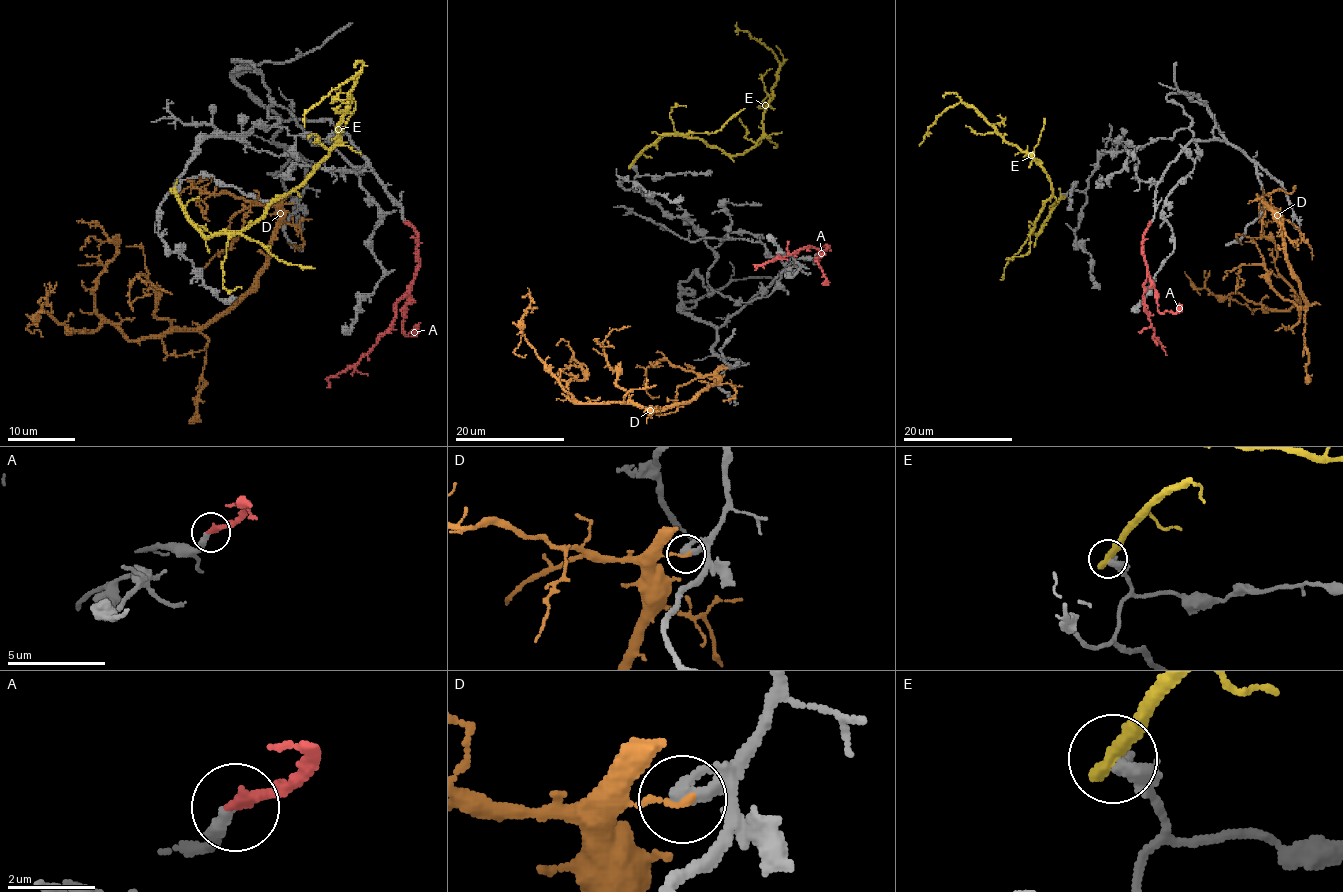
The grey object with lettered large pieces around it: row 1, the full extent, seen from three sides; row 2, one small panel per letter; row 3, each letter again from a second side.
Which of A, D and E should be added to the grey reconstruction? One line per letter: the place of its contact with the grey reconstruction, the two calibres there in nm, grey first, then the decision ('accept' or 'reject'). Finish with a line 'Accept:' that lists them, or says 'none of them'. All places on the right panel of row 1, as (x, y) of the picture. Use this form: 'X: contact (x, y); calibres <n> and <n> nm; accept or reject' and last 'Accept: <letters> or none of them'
A: contact (1151, 222); calibres 240 and 300 nm; accept
D: contact (1265, 207); calibres 400 and 150 nm; reject
E: contact (1062, 197); calibres 600 and 340 nm; reject
Accept: A

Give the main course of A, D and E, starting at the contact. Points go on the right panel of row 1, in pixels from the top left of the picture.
A: (1150, 222), (1143, 233), (1142, 255), (1146, 266), (1143, 304), (1154, 336), (1167, 355)
D: (1265, 207), (1306, 306), (1299, 317), (1298, 303), (1268, 310), (1235, 292), (1212, 295), (1184, 271)
E: (1063, 198), (1038, 233), (1033, 232), (1052, 193), (1049, 176), (972, 107), (959, 102), (929, 126), (919, 146)

